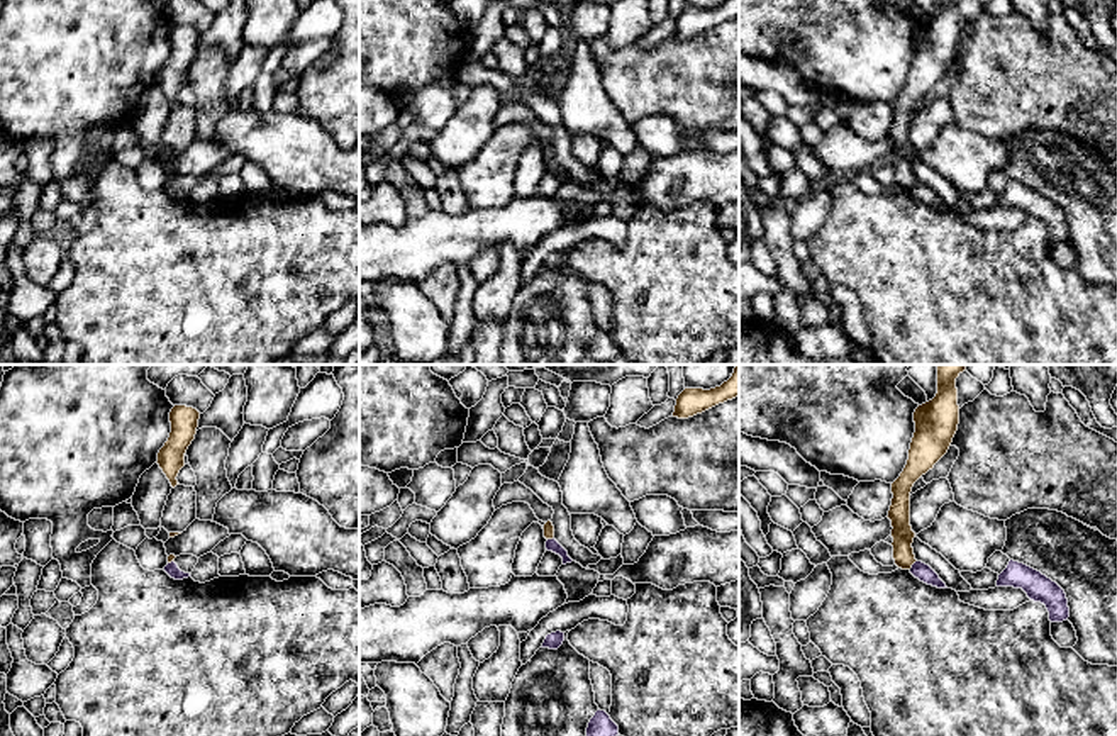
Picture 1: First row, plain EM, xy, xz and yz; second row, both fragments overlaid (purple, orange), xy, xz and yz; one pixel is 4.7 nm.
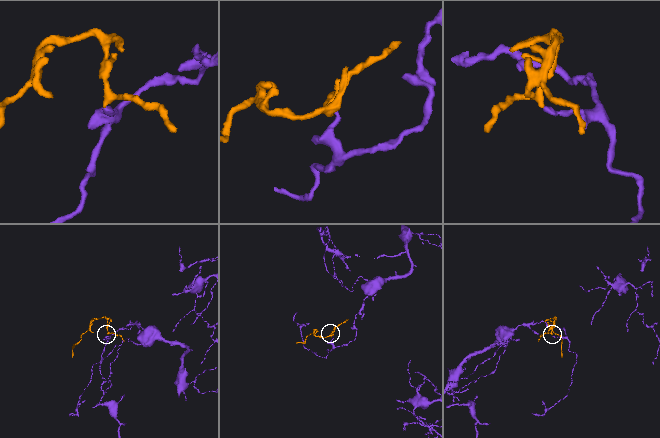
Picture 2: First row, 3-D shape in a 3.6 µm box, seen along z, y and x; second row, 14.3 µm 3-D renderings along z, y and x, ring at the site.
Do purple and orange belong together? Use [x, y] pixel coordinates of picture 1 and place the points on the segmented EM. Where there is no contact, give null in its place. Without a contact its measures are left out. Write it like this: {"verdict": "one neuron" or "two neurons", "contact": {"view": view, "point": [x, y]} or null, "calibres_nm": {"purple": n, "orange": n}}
{"verdict": "two neurons", "contact": {"view": "yz", "point": [912, 565]}, "calibres_nm": {"purple": 80, "orange": 100}}

